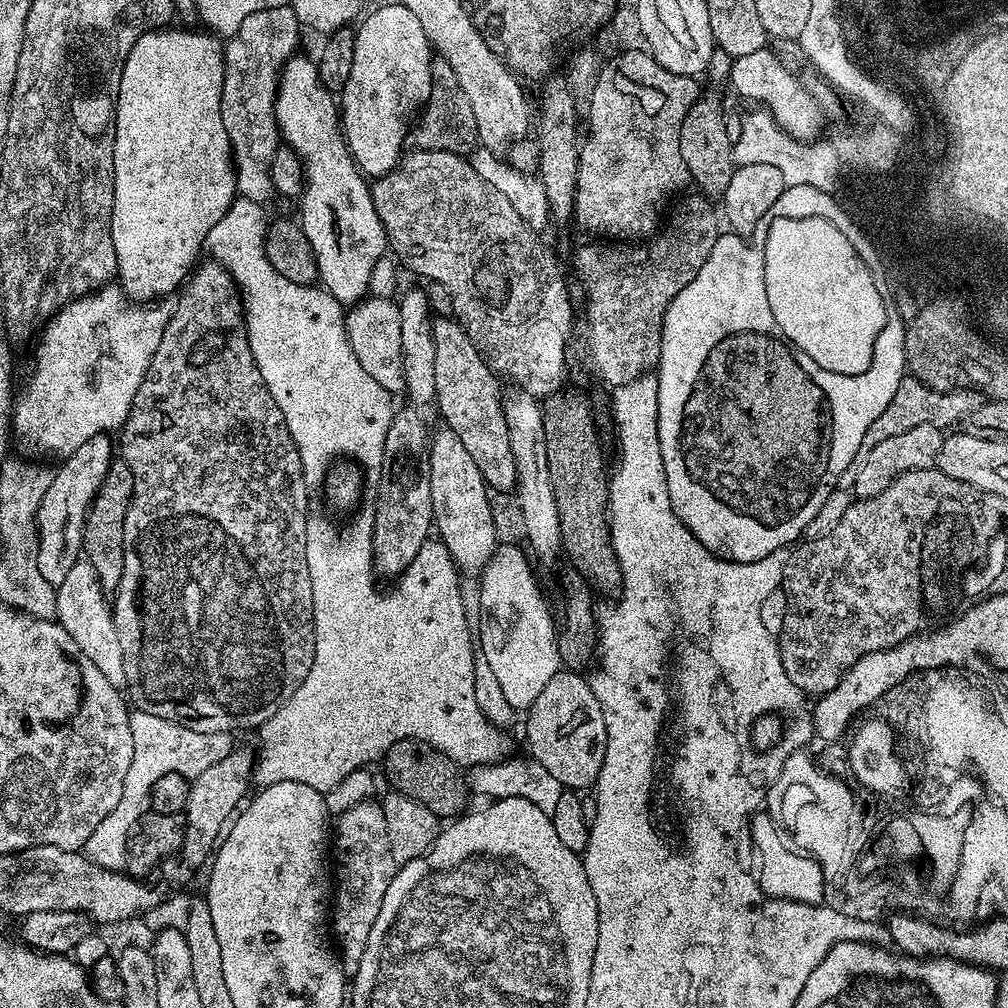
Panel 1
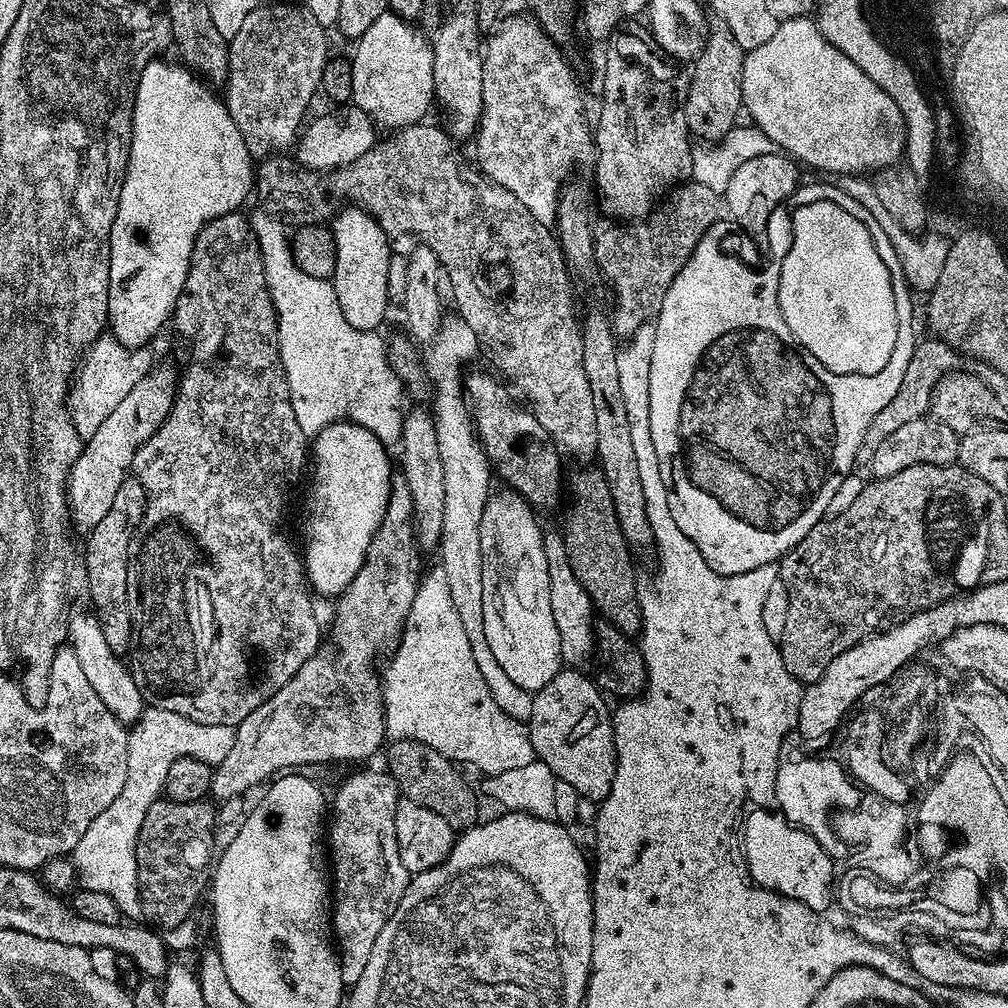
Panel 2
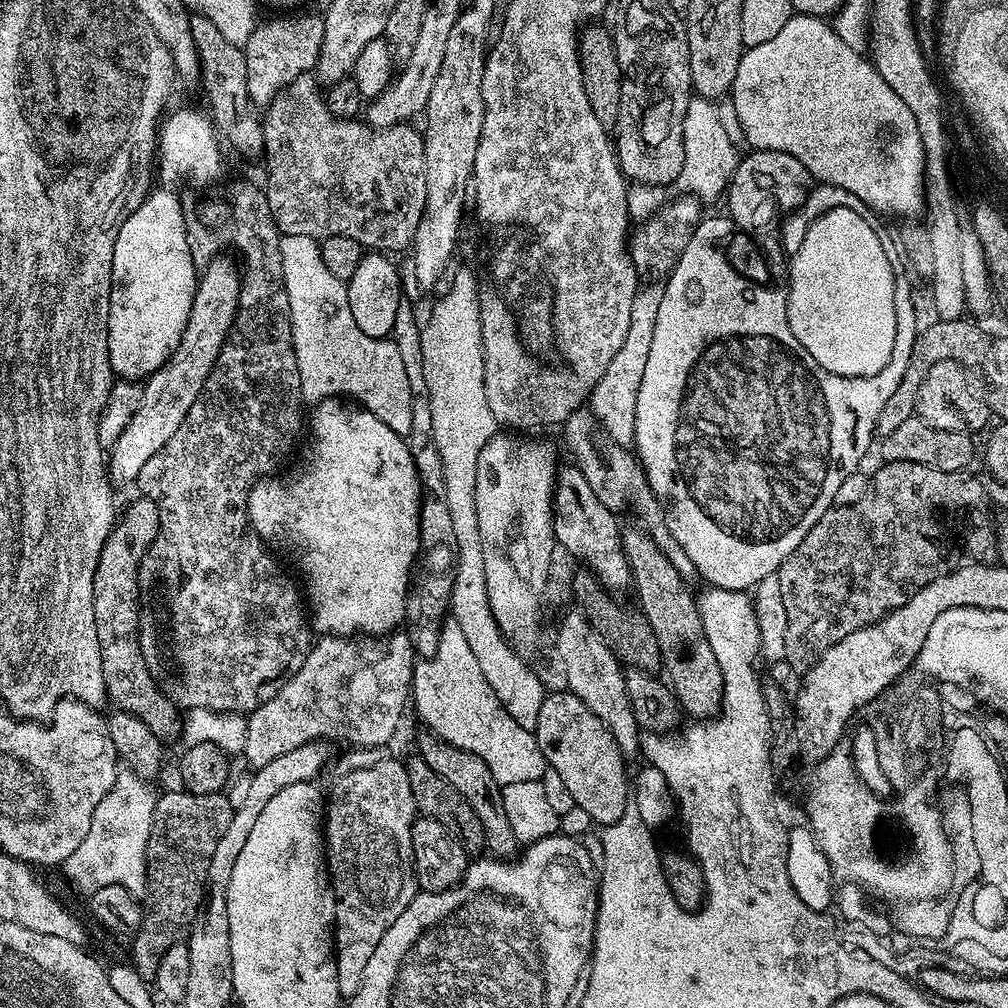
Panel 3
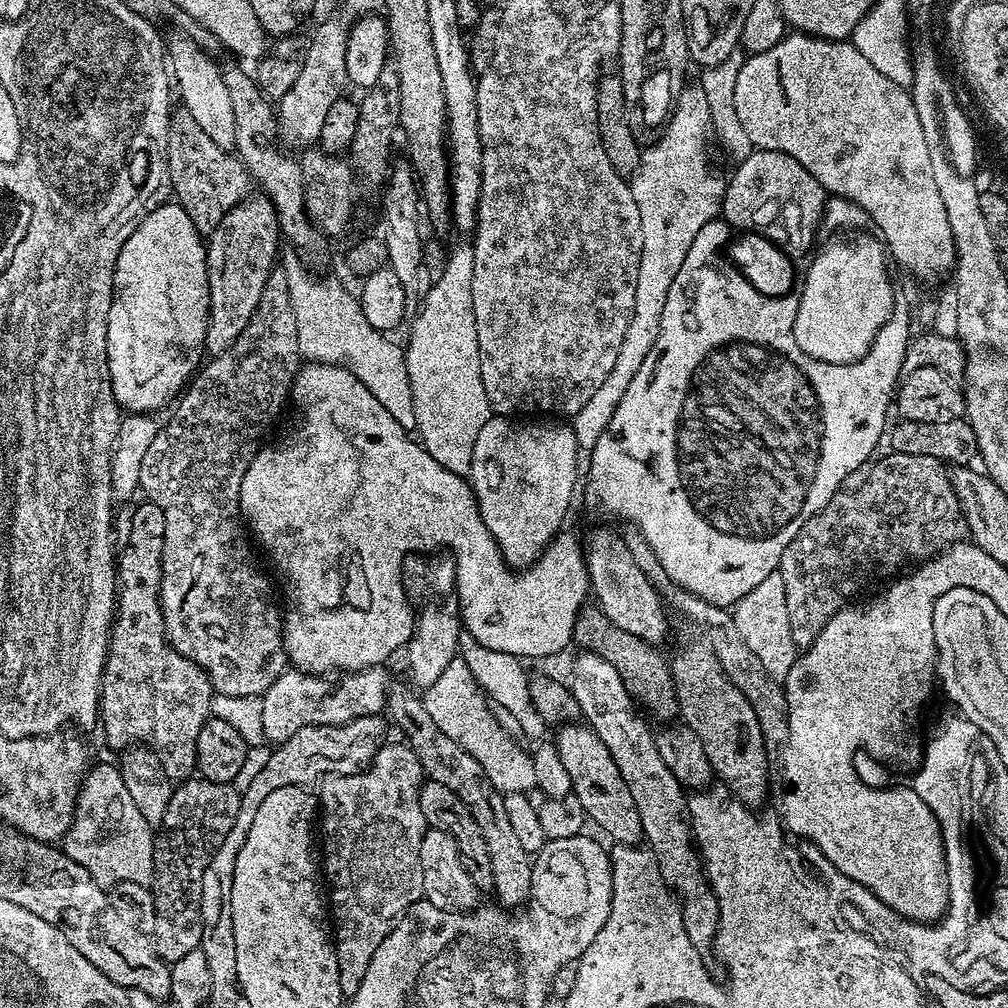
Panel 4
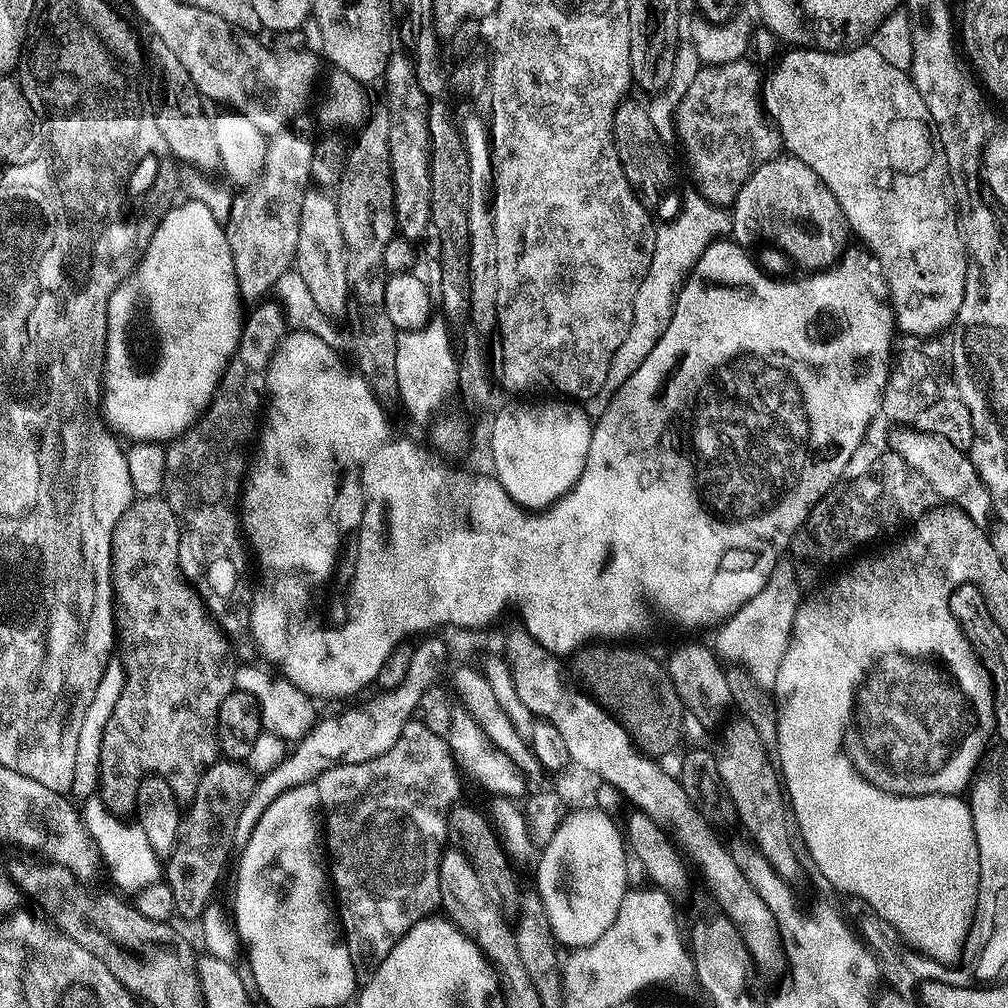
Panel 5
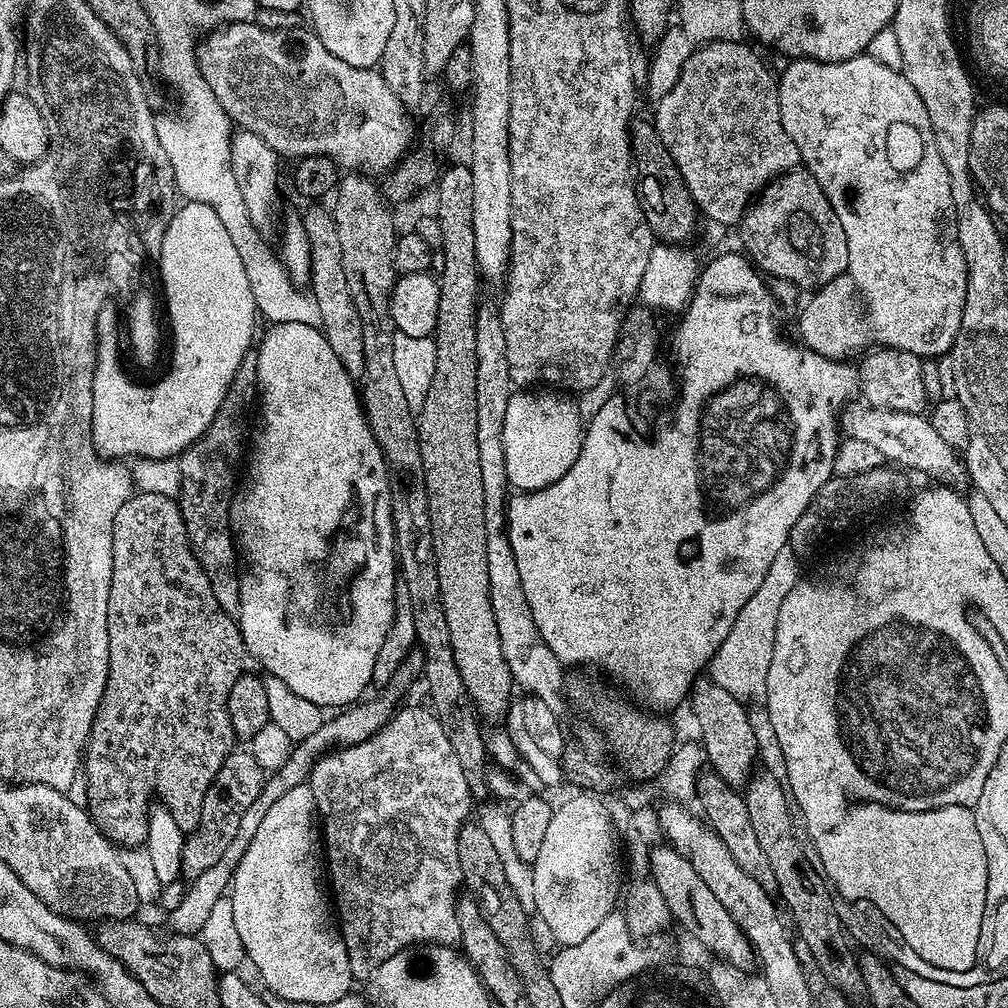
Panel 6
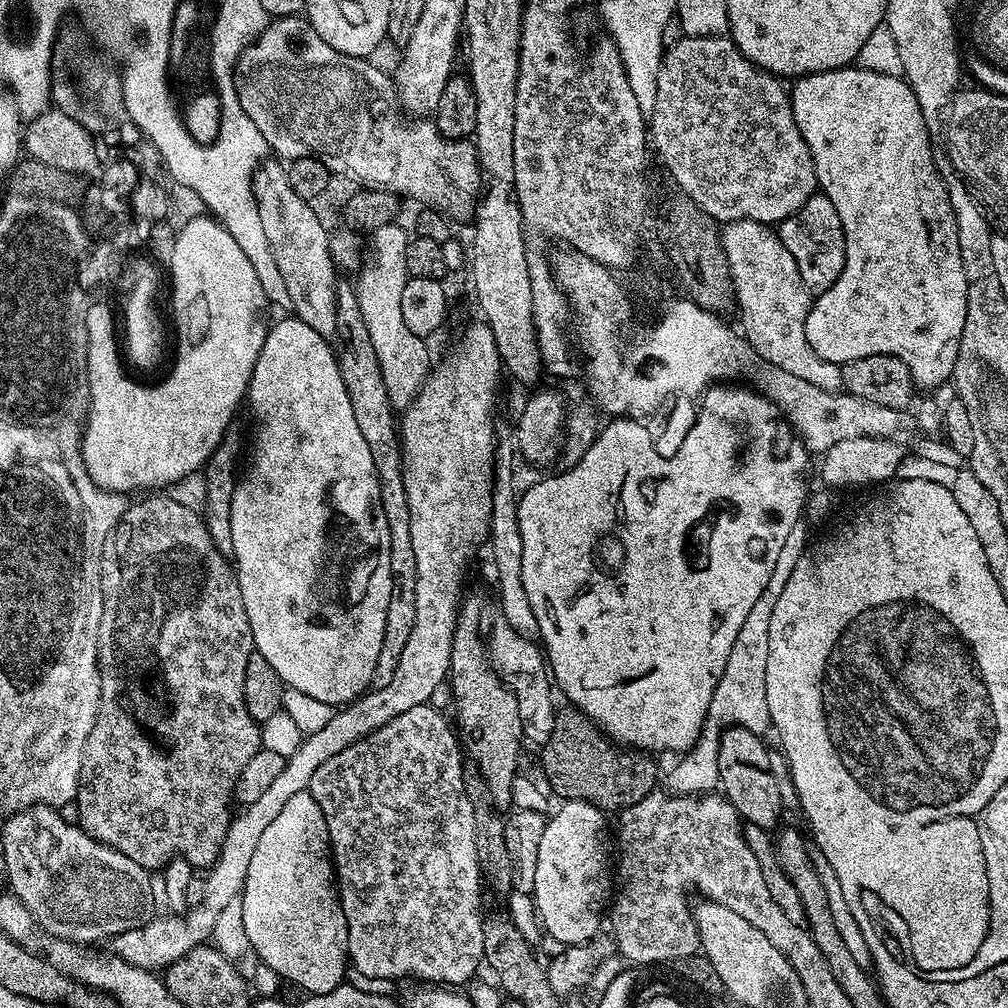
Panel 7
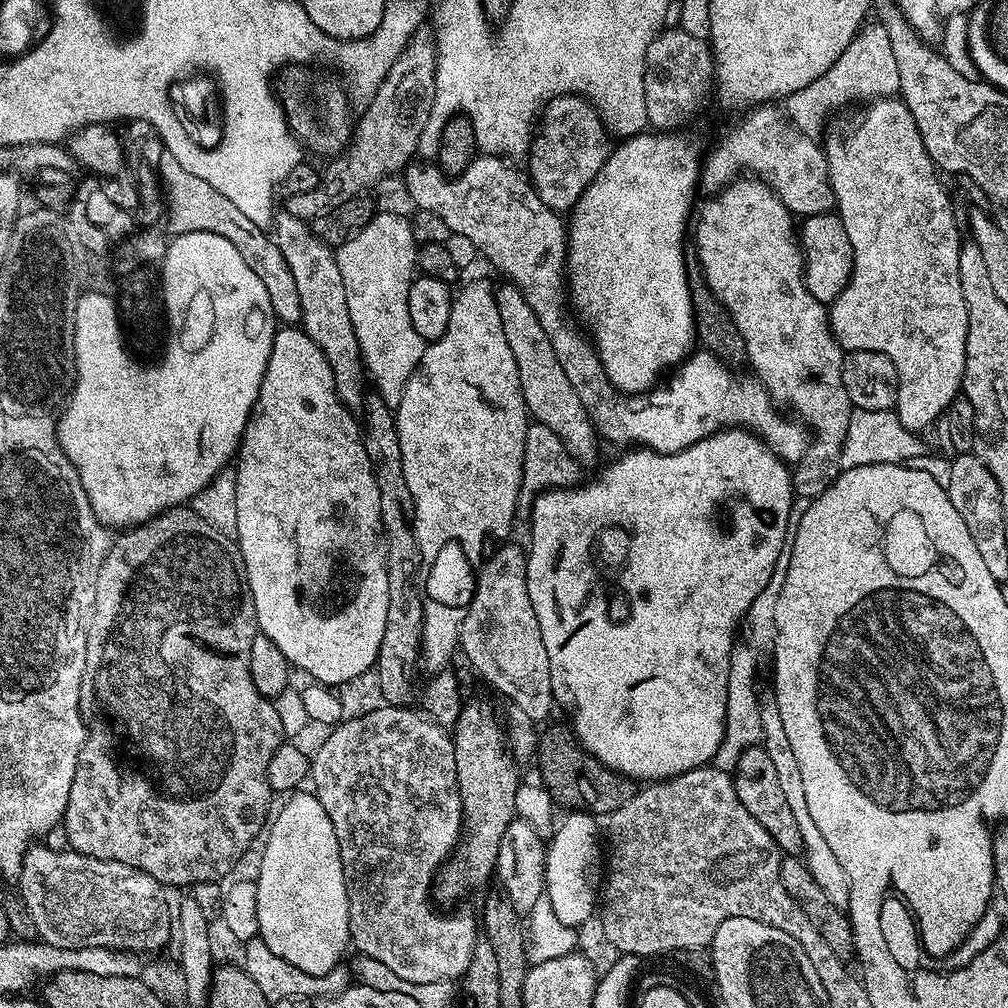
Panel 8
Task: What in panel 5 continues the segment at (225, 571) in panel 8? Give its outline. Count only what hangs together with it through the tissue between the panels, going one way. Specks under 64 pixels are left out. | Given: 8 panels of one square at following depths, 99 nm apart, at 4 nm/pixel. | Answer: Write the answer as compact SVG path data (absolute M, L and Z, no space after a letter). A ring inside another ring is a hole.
M159 495L140 496L133 499L132 503L124 509L123 514L118 518L112 535L112 594L114 597L114 619L116 622L116 640L118 641L118 656L120 652L120 664L124 667L124 685L120 688L120 697L104 724L104 733L100 736L100 792L99 799L104 801L110 811L117 816L127 817L136 810L136 788L141 780L149 774L155 774L168 781L170 790L176 795L177 801L189 802L195 796L199 780L205 772L217 763L217 718L219 707L226 697L234 691L234 665L228 661L228 644L224 641L225 633L217 624L216 620L209 615L204 602L199 595L194 594L193 589L186 583L181 570L180 559L178 558L178 546L180 545L180 529L176 515L172 512L167 499Z

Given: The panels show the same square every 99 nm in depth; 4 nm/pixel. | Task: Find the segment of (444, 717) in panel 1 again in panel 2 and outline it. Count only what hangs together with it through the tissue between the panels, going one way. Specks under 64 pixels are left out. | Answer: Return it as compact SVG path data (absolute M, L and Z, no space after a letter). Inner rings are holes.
M433 566L428 573L423 573L422 579L417 583L412 609L408 611L408 620L404 623L400 642L390 659L392 661L389 662L388 669L385 672L383 669L382 672L384 730L389 741L422 742L430 746L430 750L438 750L438 754L460 766L464 766L473 756L473 766L481 768L484 774L514 770L521 764L518 737L496 736L493 740L488 737L488 708L496 714L500 712L500 707L493 700L486 699L484 679L478 670L478 662L474 662L470 638L462 626L462 618L458 618L458 610L454 610L454 598L450 598L443 568Z

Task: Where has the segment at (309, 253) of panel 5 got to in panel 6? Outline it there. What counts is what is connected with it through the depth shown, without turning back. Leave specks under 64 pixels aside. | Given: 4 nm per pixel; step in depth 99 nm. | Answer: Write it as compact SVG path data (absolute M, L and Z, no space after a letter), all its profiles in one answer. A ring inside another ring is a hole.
M308 206L302 215L302 223L310 242L310 266L312 279L310 295L318 302L319 313L322 314L320 331L326 342L330 342L330 350L342 362L346 374L360 378L363 374L362 322L354 308L350 296L349 284L346 282L345 269L342 266L341 243L338 242L338 226L333 213L326 207Z

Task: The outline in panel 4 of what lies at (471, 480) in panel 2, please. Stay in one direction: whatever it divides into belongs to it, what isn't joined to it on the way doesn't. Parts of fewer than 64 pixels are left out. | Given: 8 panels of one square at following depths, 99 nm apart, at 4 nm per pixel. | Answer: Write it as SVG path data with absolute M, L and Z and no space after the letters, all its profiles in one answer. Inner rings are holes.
M468 630L461 631L458 656L459 659L466 662L466 666L470 666L470 674L474 674L474 682L478 682L478 686L488 697L489 701L501 713L504 711L520 727L521 733L519 732L519 735L521 737L523 737L522 735L529 736L532 742L539 741L543 737L540 735L546 731L546 725L543 718L537 714L536 707L532 704L530 686L528 685L530 674L520 665L523 664L521 657L511 656L502 650L483 648L476 641L475 635Z

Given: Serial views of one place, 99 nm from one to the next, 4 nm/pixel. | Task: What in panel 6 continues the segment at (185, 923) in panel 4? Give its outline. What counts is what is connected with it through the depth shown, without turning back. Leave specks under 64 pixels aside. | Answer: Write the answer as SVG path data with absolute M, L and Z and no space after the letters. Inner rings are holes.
M233 750L226 758L214 782L207 788L203 796L202 810L199 814L199 824L195 831L185 837L182 852L181 875L187 881L193 881L210 867L214 866L225 854L226 849L236 834L238 834L239 823L242 814L247 807L258 798L258 794L264 789L266 772L252 757L248 750Z

